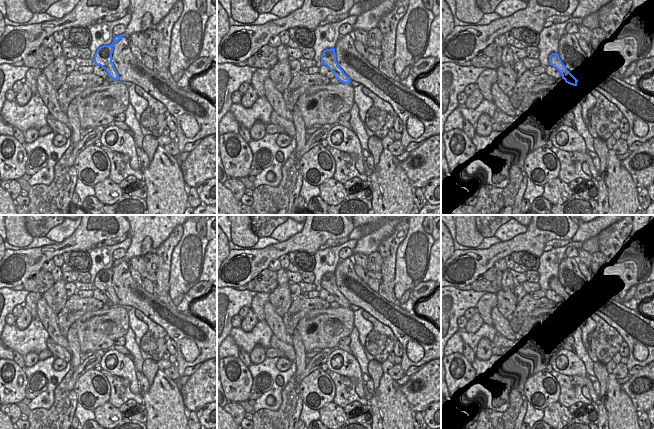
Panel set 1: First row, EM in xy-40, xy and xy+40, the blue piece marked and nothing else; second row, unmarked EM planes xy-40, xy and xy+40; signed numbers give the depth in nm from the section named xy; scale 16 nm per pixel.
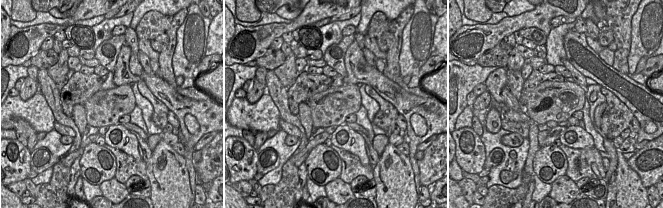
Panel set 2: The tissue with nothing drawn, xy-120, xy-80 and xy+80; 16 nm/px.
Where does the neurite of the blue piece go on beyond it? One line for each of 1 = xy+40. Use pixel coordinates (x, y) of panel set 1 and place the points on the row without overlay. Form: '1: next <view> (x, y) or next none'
1: next none

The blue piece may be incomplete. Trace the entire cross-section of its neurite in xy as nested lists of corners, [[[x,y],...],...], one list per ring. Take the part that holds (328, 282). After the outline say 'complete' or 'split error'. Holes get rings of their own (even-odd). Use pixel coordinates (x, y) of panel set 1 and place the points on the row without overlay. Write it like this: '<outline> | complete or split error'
[[[335,272],[323,275],[321,279],[321,288],[327,290],[335,298],[335,302],[340,306],[350,308],[351,304],[337,287]]] | complete

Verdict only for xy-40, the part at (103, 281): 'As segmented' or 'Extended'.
As segmented.

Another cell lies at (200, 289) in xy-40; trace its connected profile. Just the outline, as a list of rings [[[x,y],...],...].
[[[209,281],[198,282],[187,293],[189,301],[192,302],[193,300],[204,297],[213,286],[214,284]]]

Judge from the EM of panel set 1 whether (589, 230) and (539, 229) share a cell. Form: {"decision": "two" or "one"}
{"decision": "two"}

